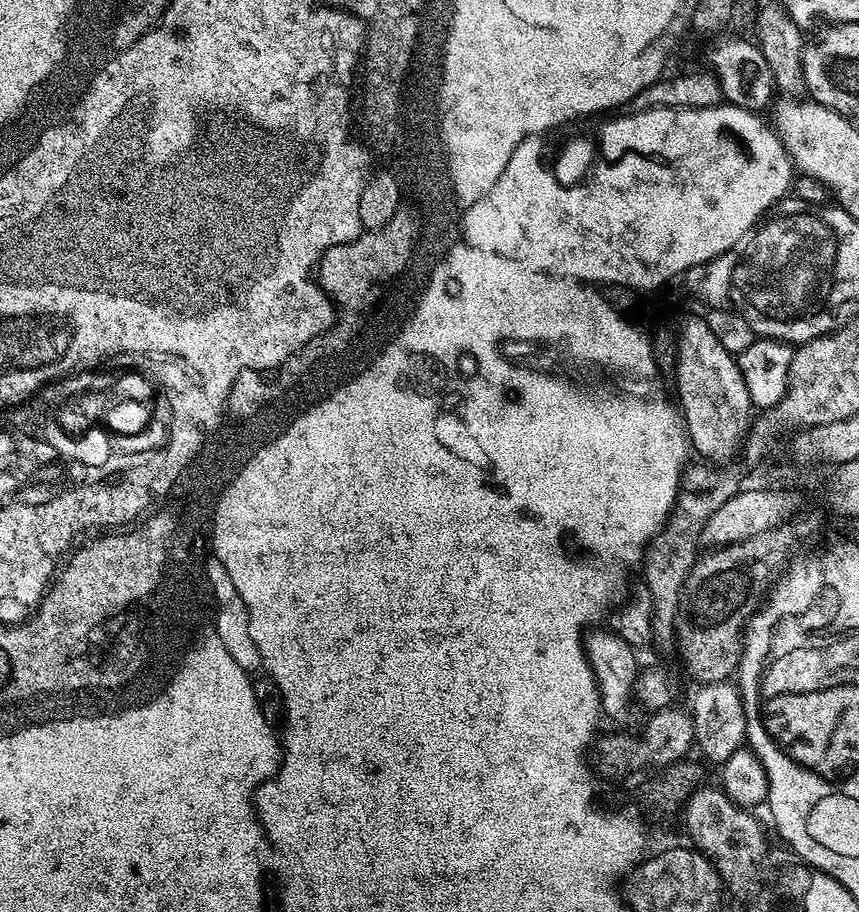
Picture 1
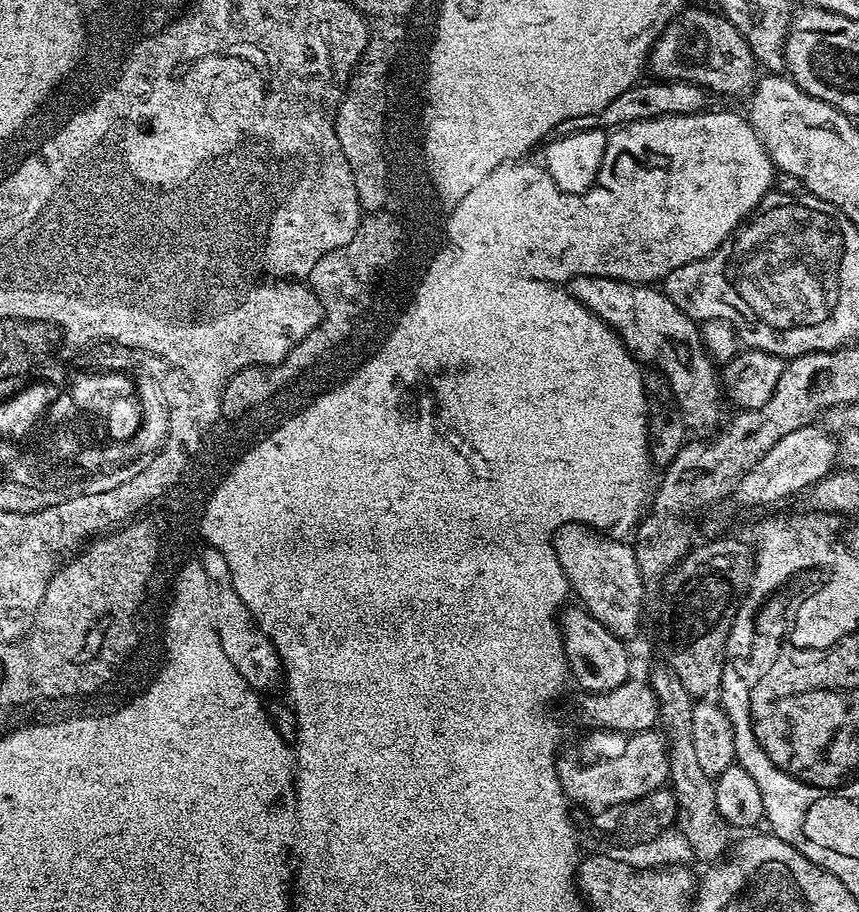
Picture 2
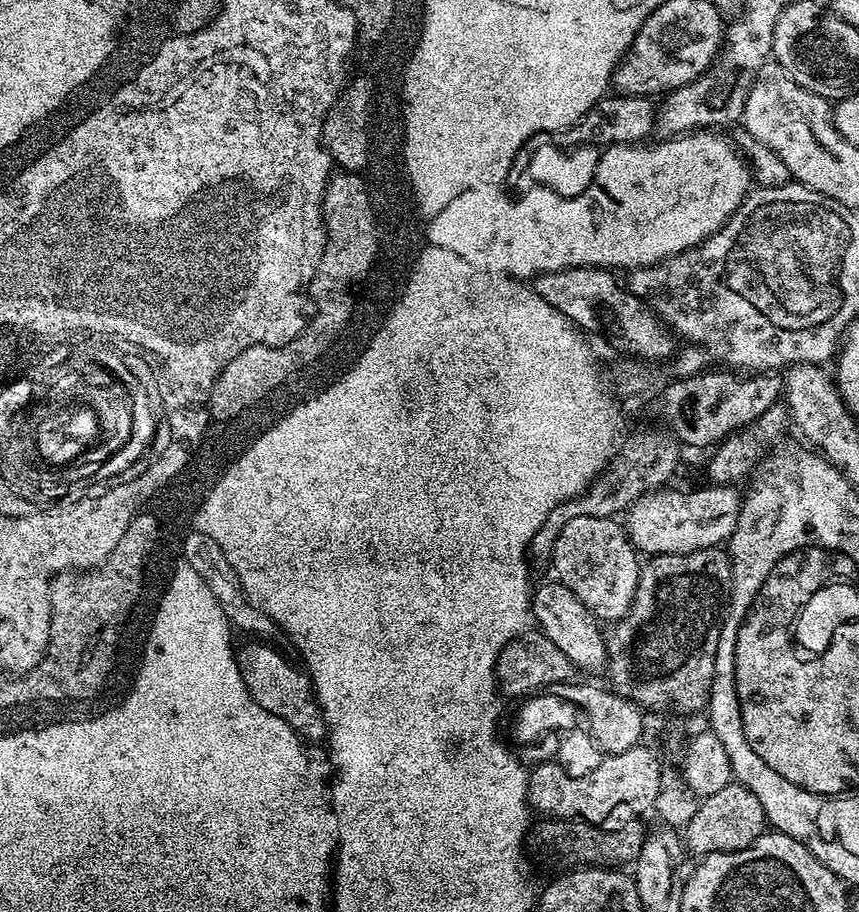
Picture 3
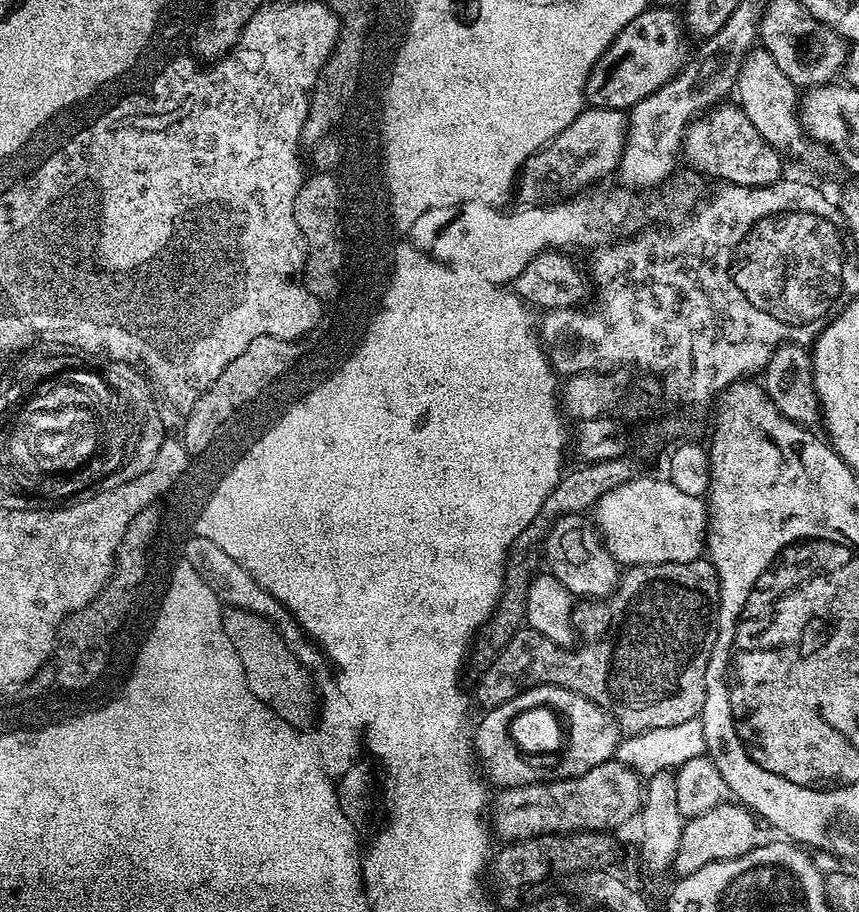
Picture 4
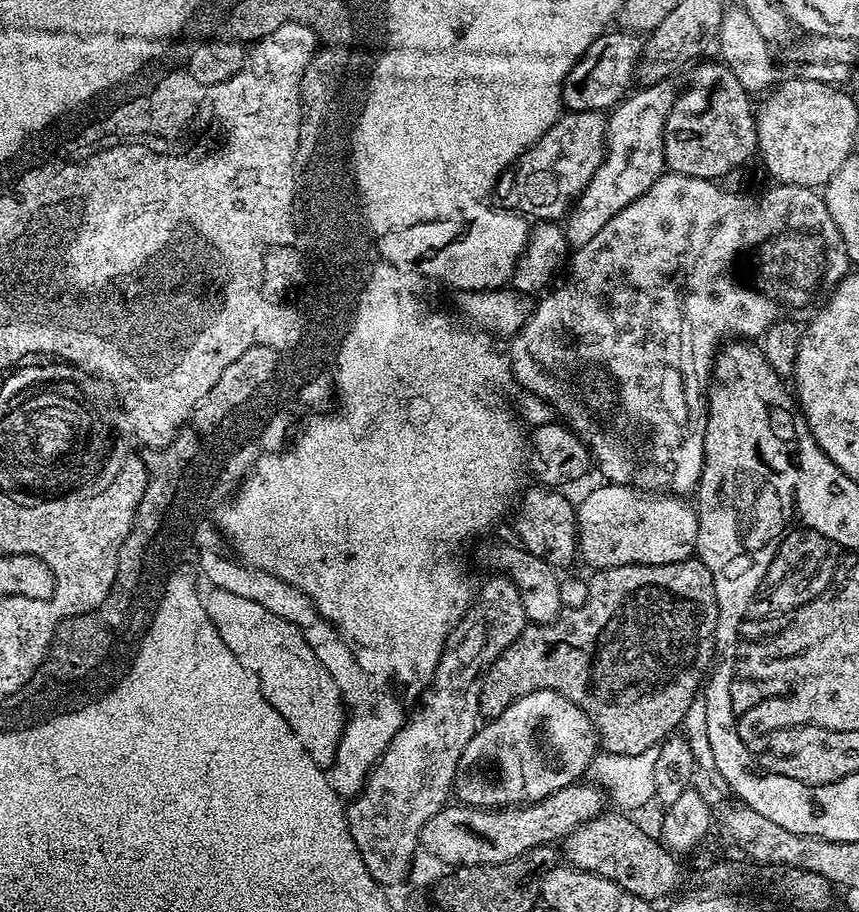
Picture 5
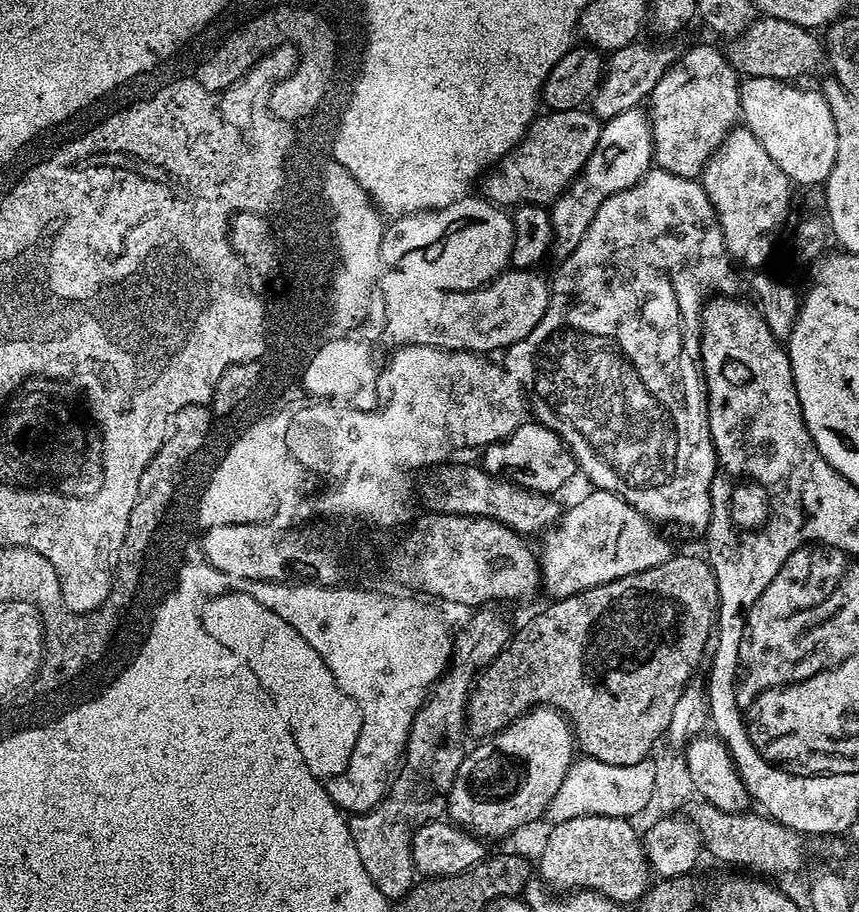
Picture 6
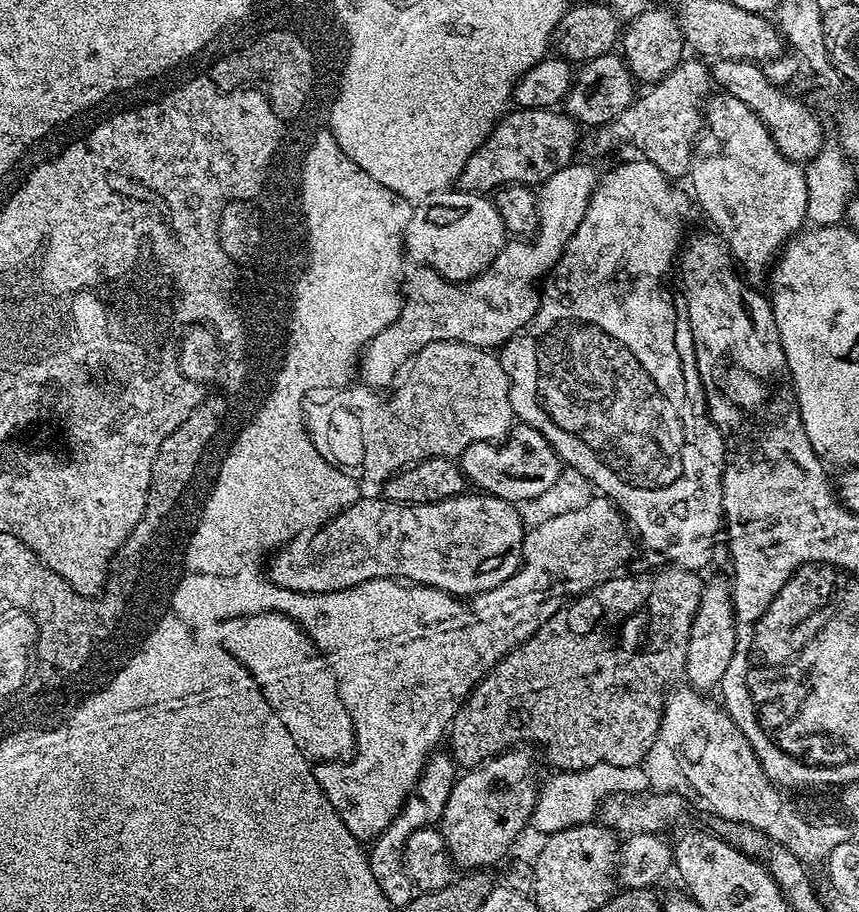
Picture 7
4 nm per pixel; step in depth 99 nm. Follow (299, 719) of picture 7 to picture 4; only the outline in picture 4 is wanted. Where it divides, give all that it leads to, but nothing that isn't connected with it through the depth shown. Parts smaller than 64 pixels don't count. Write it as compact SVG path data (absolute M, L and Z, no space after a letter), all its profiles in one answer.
M230 608L224 614L223 628L233 650L238 654L239 661L242 662L251 693L265 704L271 705L285 721L297 724L300 717L297 706L300 690L296 684L300 684L304 670L296 670L290 658L293 649L284 642L268 621L265 615Z

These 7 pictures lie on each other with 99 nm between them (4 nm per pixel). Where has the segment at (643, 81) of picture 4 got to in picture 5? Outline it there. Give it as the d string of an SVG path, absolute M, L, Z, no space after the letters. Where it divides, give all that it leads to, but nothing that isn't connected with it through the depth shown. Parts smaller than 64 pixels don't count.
M623 30L603 32L578 58L564 79L564 108L569 112L604 112L629 95L642 64L642 40L637 33Z

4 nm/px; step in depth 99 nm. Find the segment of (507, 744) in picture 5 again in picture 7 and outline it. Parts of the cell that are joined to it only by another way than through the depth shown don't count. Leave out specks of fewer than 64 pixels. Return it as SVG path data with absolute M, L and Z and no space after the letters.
M509 750L500 756L482 762L477 768L469 768L457 779L450 790L446 810L442 814L438 831L444 837L444 845L452 863L460 870L488 870L512 848L512 843L520 836L520 831L529 827L532 811L536 805L538 779L536 764L528 750Z

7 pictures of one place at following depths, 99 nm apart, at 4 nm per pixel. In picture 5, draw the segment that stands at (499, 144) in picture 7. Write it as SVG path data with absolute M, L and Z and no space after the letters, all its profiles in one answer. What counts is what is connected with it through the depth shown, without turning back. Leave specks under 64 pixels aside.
M565 111L534 146L527 148L495 178L495 203L505 212L514 212L536 222L556 222L567 217L604 160L607 134L604 112Z

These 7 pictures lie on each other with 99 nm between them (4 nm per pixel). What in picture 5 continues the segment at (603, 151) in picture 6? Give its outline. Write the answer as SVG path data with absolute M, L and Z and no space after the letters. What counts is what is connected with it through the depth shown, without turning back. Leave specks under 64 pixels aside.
M672 80L643 85L639 89L641 92L633 91L611 109L606 120L608 134L604 160L594 178L590 178L586 190L572 205L563 225L573 249L586 246L586 242L590 242L590 238L594 238L594 234L598 234L598 230L602 230L602 226L618 214L618 210L630 206L634 198L646 194L657 178L664 175L663 136L667 116L678 95L678 88L674 85Z

